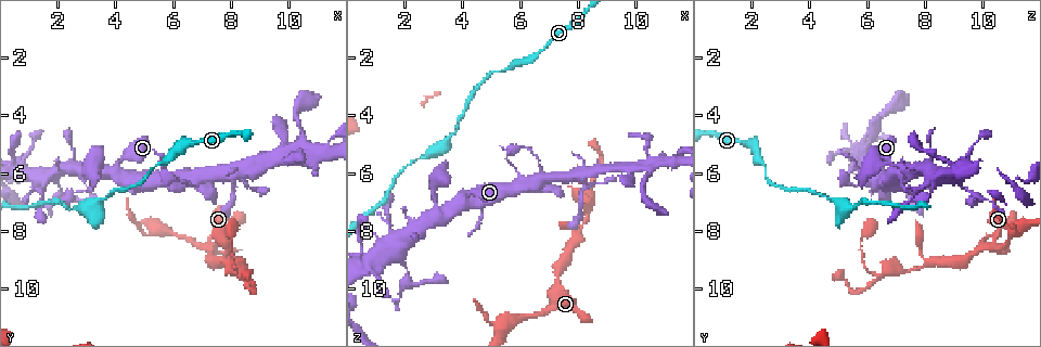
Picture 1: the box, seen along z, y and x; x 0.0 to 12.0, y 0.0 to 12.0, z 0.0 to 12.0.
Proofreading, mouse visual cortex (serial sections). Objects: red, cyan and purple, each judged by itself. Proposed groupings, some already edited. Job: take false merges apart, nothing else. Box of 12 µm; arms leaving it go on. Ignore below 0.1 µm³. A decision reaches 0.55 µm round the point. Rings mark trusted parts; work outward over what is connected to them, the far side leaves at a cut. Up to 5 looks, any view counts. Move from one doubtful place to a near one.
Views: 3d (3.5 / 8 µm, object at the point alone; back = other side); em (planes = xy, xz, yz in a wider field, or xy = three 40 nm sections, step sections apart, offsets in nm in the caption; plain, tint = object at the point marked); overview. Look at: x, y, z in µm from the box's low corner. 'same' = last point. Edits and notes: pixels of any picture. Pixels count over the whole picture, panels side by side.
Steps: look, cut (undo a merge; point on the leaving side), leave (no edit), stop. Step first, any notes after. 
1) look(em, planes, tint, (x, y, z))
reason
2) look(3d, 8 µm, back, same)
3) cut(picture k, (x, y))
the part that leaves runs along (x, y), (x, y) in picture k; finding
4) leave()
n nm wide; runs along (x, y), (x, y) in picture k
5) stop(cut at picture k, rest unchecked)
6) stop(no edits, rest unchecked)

look(3d, 3.5 µm, (2.5, 7.2, 5.5))
calibre changes

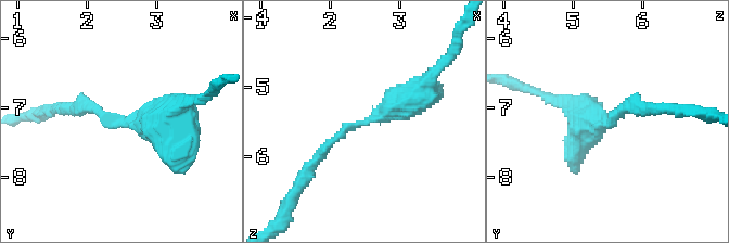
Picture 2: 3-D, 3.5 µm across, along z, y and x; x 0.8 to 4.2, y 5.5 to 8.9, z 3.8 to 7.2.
look(em, xy, step 3, tint, (2.50, 7.25, 5.50))
arms of 150, 500 nm

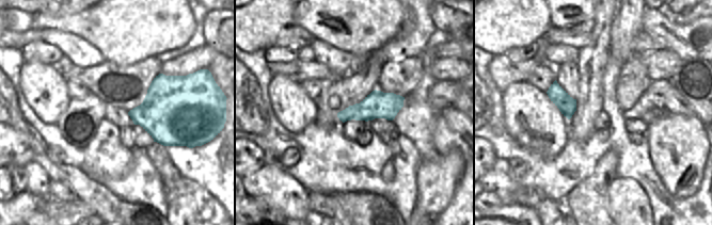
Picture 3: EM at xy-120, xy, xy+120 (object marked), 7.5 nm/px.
leave()
runs along (425, 88), (348, 127), (309, 165) in picture 2; all the same cell

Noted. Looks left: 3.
look(3d, 3.5 µm, (7.2, 8.6, 10.5))
abrupt turn

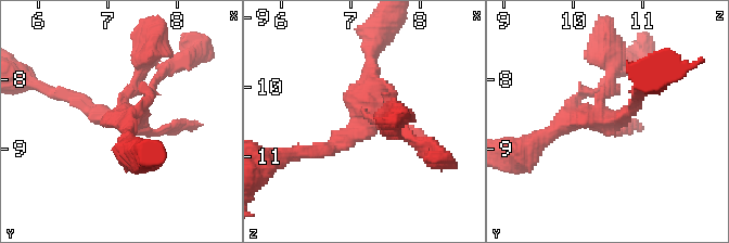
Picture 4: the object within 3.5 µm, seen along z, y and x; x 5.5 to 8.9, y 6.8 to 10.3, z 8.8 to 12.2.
look(em, xy, step 5, tint, (7.20, 8.55, 10.60))
now the EM

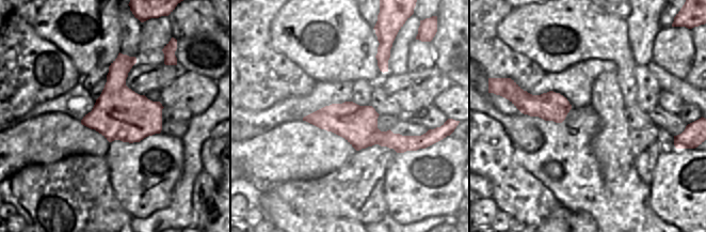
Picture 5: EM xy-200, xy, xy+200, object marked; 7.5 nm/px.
leave()
runs along (142, 68), (126, 118), (60, 96) in picture 4; one cell here

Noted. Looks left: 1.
stop(no edits, rest unchecked)

